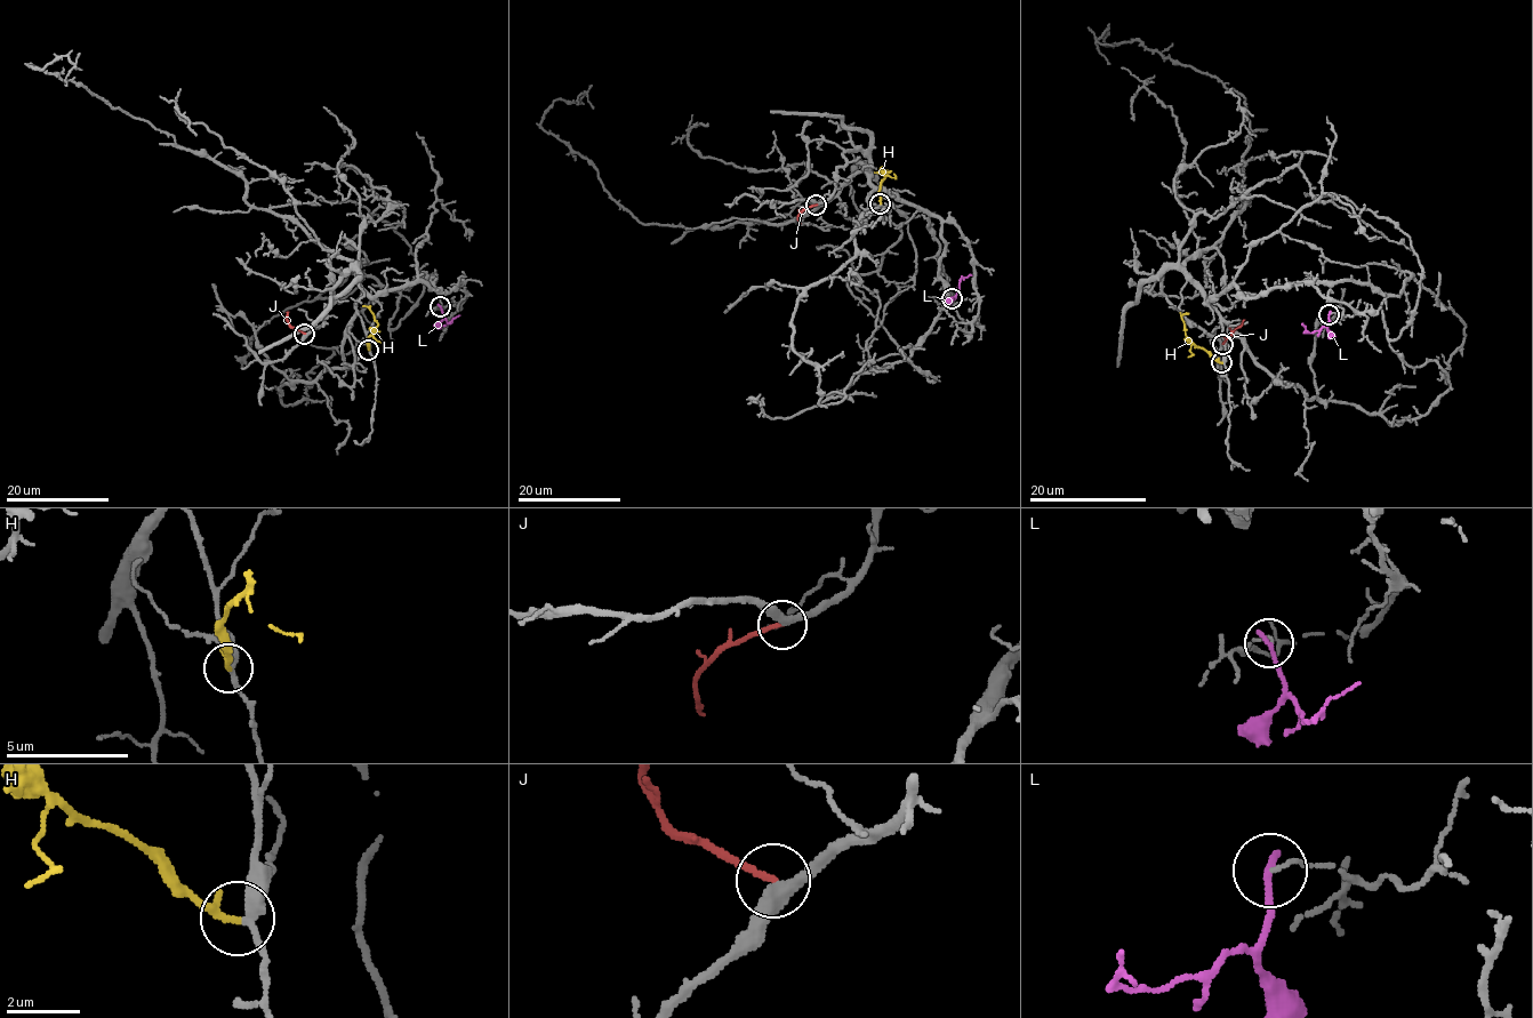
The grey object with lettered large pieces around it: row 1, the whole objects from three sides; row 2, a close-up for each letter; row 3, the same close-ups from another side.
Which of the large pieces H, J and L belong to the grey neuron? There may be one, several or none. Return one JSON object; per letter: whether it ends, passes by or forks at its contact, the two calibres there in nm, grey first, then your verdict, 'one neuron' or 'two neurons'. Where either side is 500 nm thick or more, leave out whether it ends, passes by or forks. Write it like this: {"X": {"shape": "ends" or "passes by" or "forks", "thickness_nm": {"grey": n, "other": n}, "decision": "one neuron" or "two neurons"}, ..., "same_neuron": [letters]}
{"H": {"shape": "ends", "thickness_nm": {"grey": 320, "other": 200}, "decision": "one neuron"}, "J": {"shape": "ends", "thickness_nm": {"grey": 360, "other": 170}, "decision": "one neuron"}, "L": {"shape": "ends", "thickness_nm": {"grey": 90, "other": 220}, "decision": "two neurons"}, "same_neuron": ["H", "J"]}

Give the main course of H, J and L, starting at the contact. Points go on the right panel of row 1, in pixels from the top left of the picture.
H: (1221, 362), (1186, 335), (1181, 318), (1186, 312)
J: (1222, 344), (1244, 319)
L: (1330, 313), (1325, 327), (1306, 333), (1303, 323)

